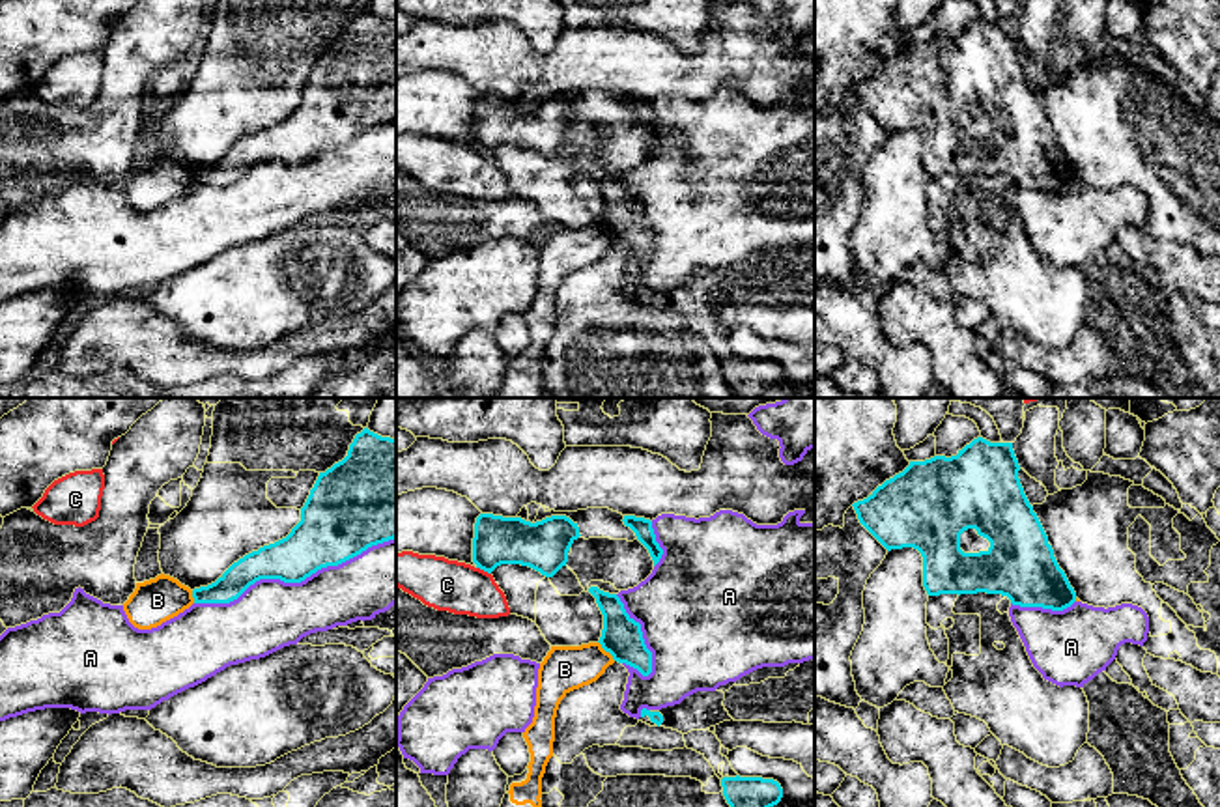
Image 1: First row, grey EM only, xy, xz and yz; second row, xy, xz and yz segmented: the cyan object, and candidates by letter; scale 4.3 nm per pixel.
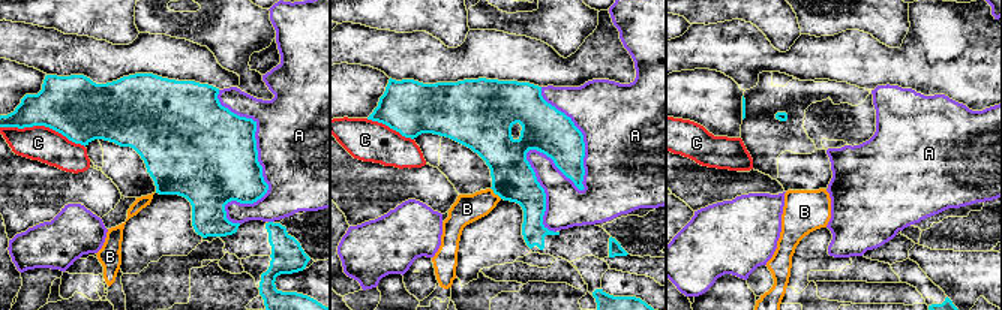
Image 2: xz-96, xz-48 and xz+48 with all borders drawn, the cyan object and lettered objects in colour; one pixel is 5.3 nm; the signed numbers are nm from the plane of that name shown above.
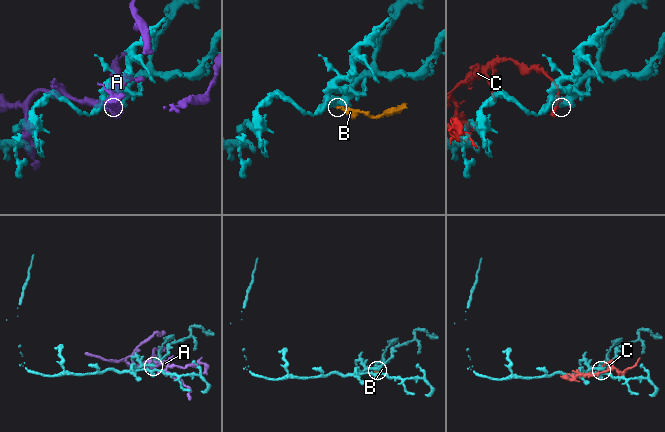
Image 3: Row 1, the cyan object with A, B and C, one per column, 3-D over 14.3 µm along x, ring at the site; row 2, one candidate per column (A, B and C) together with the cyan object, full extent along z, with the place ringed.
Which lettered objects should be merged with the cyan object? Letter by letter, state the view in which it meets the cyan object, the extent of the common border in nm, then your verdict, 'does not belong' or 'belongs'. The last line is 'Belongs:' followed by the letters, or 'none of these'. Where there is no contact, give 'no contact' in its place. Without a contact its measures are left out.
A: meets cyan in xy; contact 900 nm long; does not belong
B: meets cyan in xz; contact 120 nm long; does not belong
C: meets cyan in xz; contact 70 nm long; does not belong
Belongs: none of these

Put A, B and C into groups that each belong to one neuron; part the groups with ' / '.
A / B / C

